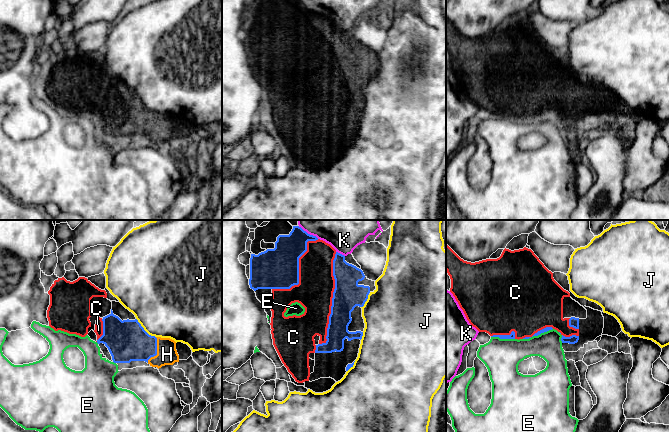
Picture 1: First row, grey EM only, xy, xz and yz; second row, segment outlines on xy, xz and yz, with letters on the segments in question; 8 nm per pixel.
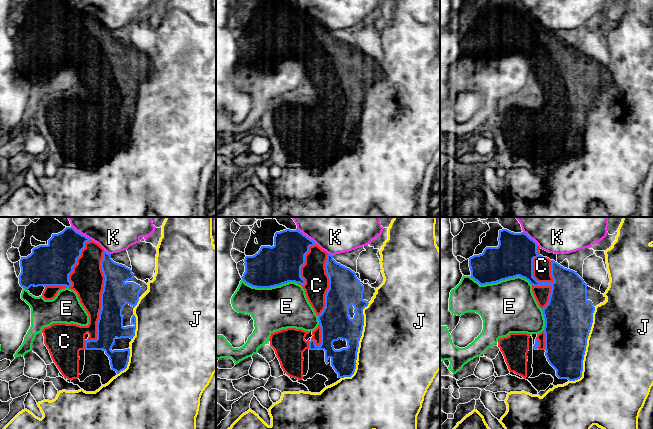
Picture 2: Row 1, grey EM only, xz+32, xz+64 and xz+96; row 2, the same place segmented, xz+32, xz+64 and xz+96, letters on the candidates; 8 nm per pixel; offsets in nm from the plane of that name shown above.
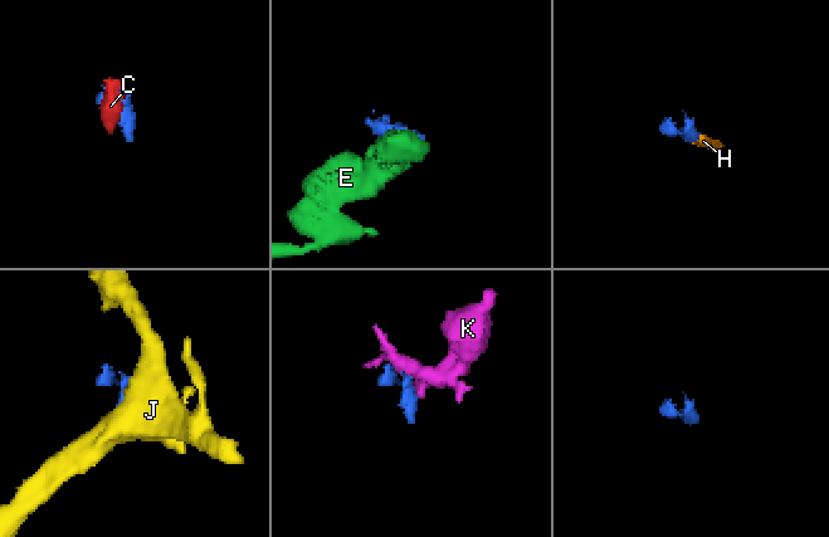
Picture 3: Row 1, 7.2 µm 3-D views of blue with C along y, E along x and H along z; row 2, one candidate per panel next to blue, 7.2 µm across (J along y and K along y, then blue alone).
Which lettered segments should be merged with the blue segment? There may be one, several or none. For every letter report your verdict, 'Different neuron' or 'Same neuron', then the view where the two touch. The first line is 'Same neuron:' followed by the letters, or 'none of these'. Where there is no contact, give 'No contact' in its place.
Same neuron: C, H
C: Same neuron. Touches blue in xz
E: Different neuron. Touches blue in yz
H: Same neuron. Touches blue in xy
J: Different neuron. Touches blue in xy
K: Different neuron. Touches blue in xz

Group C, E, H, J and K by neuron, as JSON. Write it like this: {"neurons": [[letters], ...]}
{"neurons": [["C", "H"], ["E"], ["J"], ["K"]]}

